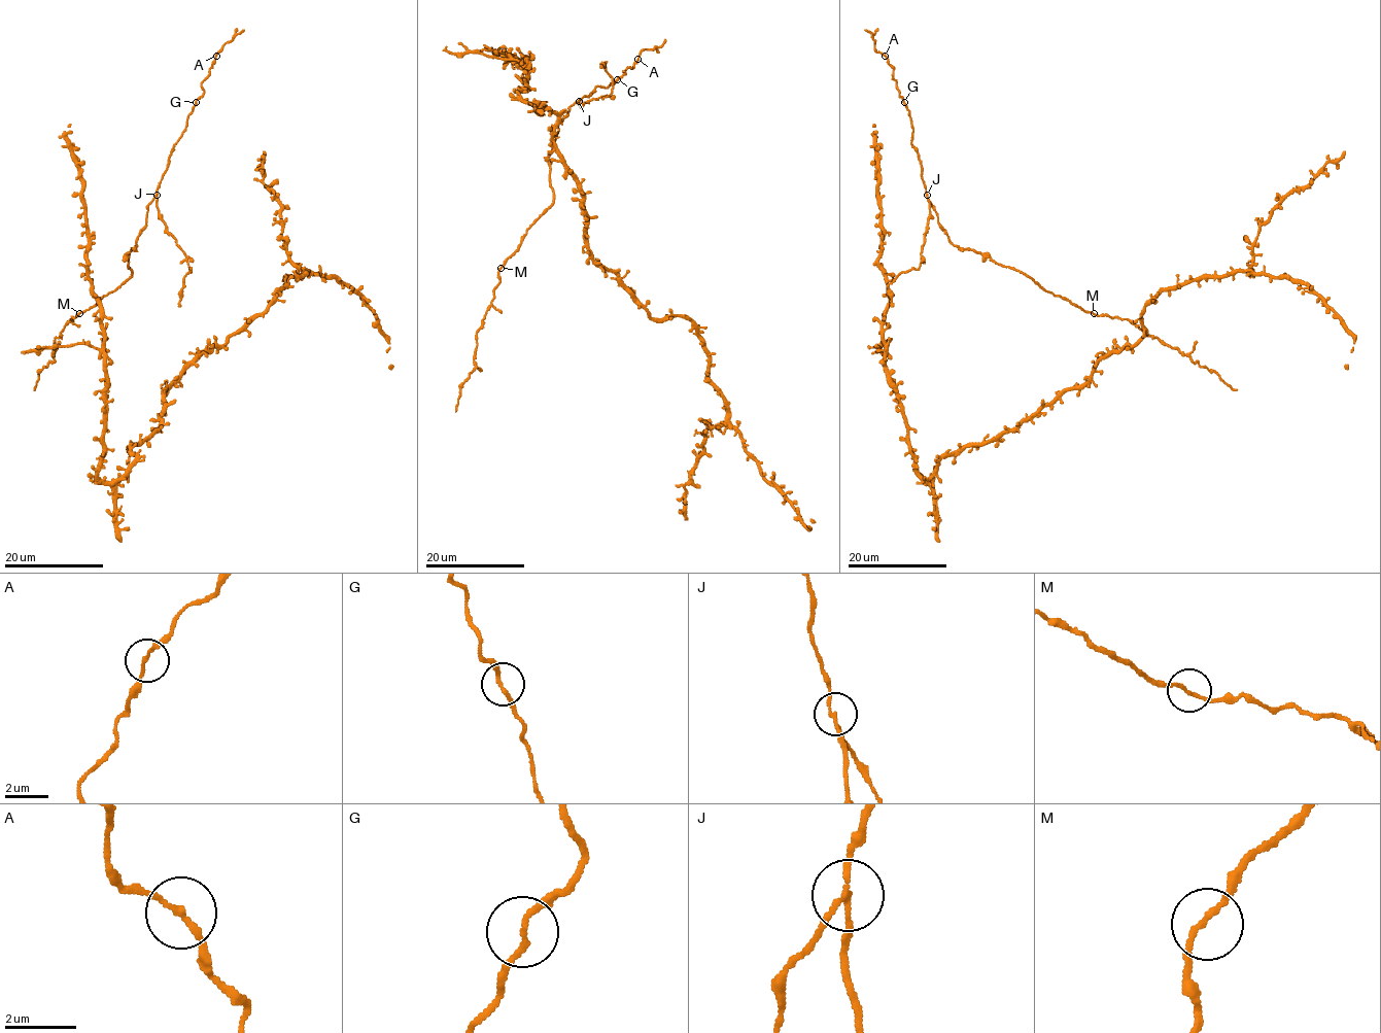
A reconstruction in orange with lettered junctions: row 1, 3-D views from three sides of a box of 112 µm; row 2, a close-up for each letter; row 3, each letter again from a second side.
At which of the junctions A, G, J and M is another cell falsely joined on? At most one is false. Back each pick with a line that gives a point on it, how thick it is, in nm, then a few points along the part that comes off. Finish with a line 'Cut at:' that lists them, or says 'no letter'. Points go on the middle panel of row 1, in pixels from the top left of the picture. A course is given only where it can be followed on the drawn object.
J: place (579, 101); calibre 140 nm; course (579, 101), (580, 104), (612, 92), (612, 77), (606, 71), (605, 63), (599, 68)
Cut at: J

